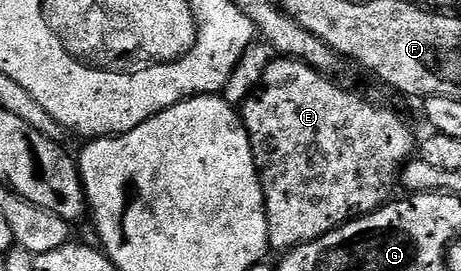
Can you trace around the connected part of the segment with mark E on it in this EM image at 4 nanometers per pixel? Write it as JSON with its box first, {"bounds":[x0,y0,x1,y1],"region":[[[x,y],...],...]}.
{"bounds":[242,57,418,253],"region":[[[287,57],[273,58],[273,63],[260,75],[260,84],[256,87],[256,92],[245,101],[242,106],[242,118],[246,125],[246,133],[250,137],[250,149],[254,153],[254,161],[258,169],[258,177],[262,185],[262,193],[266,201],[266,221],[268,222],[268,245],[273,252],[287,253],[296,247],[306,245],[334,229],[338,229],[343,223],[349,223],[361,215],[368,215],[372,211],[377,211],[385,203],[393,198],[392,186],[395,188],[398,183],[398,172],[409,159],[413,158],[418,147],[418,135],[412,132],[412,127],[395,111],[392,107],[379,107],[376,103],[371,103],[364,95],[359,95],[356,91],[351,91],[348,87],[343,87],[340,83],[335,83],[335,78],[316,71],[310,65],[306,65],[297,59]]]}

